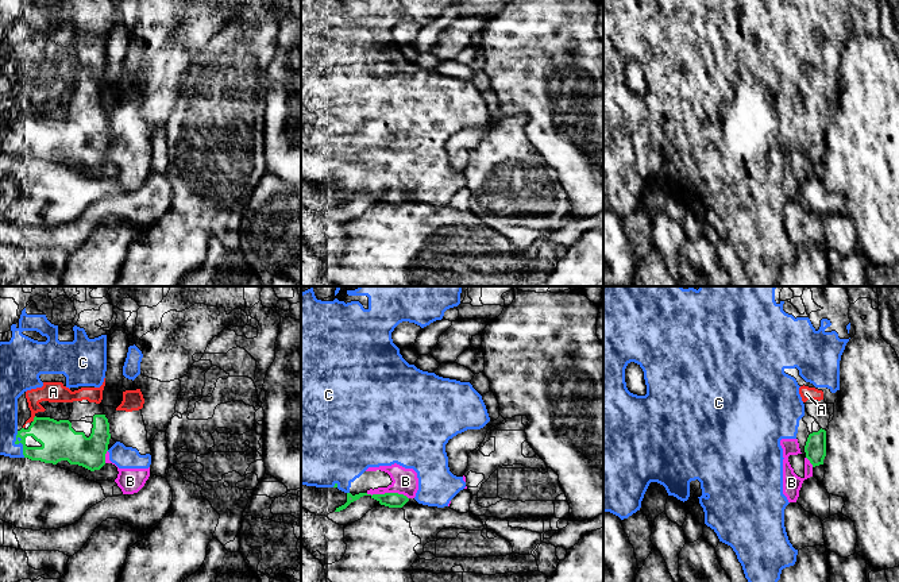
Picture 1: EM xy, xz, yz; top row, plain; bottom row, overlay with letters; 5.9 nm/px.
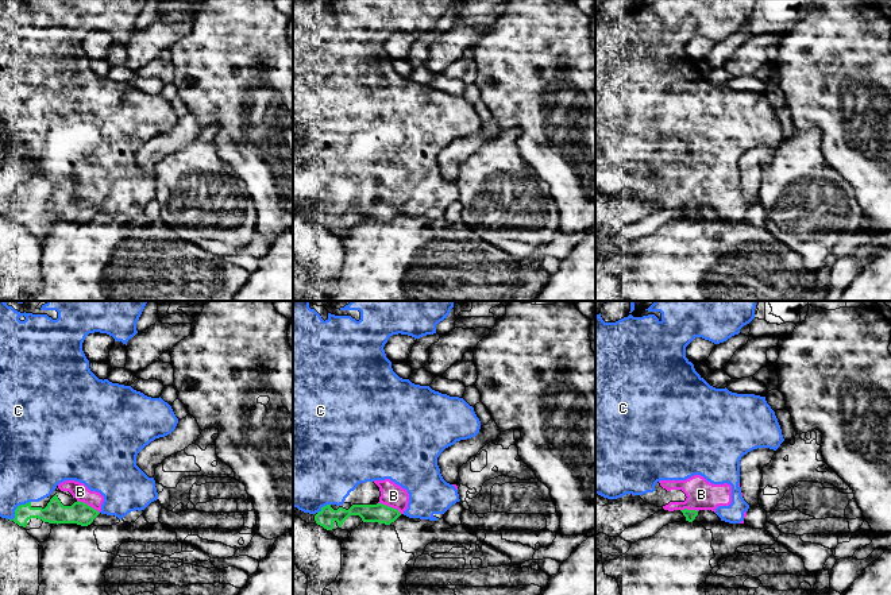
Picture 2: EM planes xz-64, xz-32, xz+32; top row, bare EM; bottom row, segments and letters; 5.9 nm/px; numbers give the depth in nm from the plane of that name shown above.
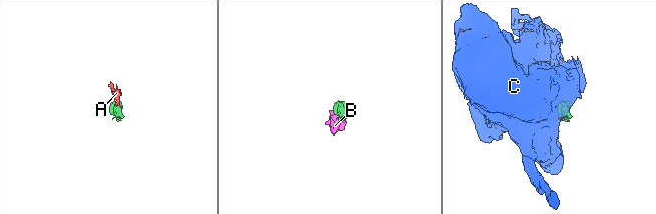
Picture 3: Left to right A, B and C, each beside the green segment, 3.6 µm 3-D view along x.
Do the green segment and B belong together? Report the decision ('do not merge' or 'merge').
merge

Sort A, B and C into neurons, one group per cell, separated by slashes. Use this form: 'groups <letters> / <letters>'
groups A B C

